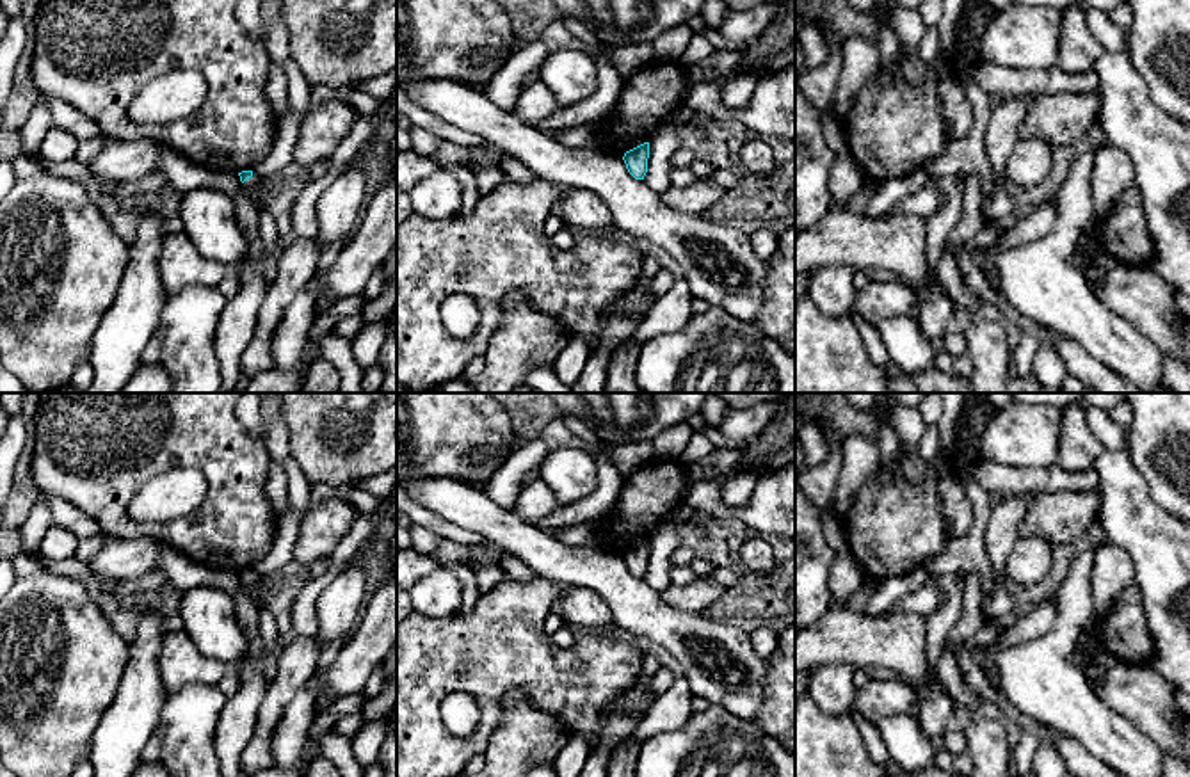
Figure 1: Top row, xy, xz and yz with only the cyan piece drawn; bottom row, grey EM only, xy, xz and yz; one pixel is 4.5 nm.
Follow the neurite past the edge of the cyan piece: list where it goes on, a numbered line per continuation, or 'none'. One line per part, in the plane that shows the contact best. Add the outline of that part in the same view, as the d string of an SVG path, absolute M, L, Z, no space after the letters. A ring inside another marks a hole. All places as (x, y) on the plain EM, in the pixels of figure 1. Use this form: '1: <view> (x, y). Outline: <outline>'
1: xy (251, 584). Outline: M253 573L242 581L242 585L244 585L244 590L256 601L258 606L265 606L269 589L263 589L260 580L261 576Z

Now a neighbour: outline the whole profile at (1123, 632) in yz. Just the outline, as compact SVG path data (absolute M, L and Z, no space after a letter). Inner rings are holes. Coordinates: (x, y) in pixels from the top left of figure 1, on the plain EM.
M1135 583L1122 590L1105 617L1099 617L1098 644L1119 661L1130 665L1153 663L1156 647Z

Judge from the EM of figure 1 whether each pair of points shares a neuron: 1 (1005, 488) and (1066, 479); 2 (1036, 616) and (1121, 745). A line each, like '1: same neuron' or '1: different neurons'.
1: same neuron
2: different neurons

